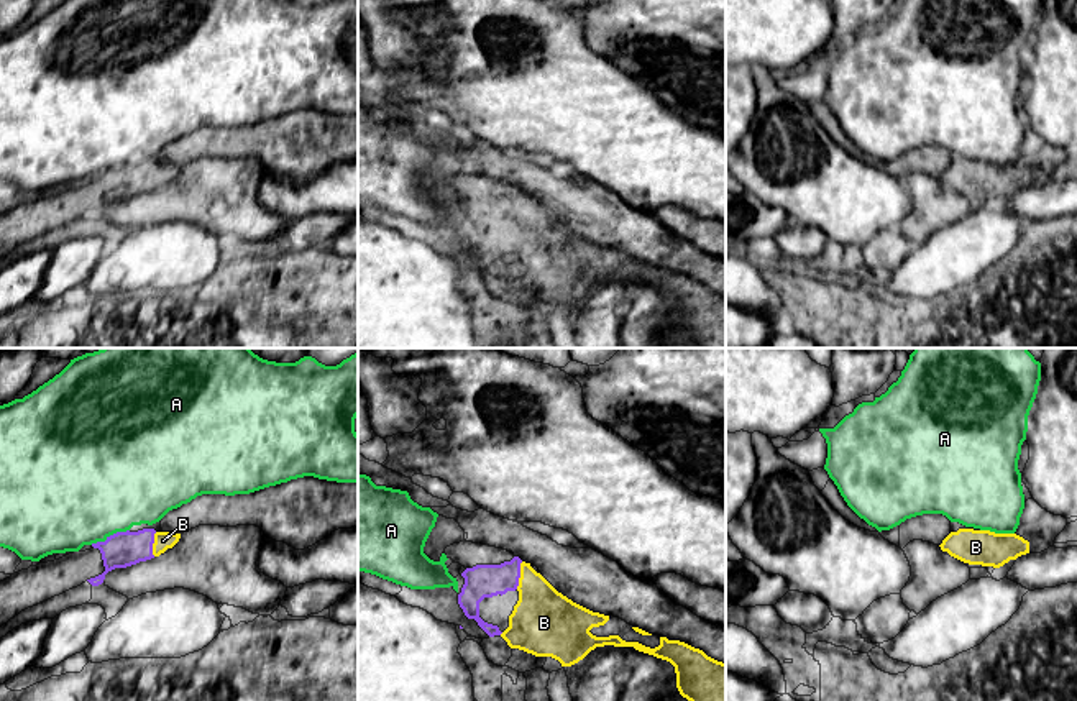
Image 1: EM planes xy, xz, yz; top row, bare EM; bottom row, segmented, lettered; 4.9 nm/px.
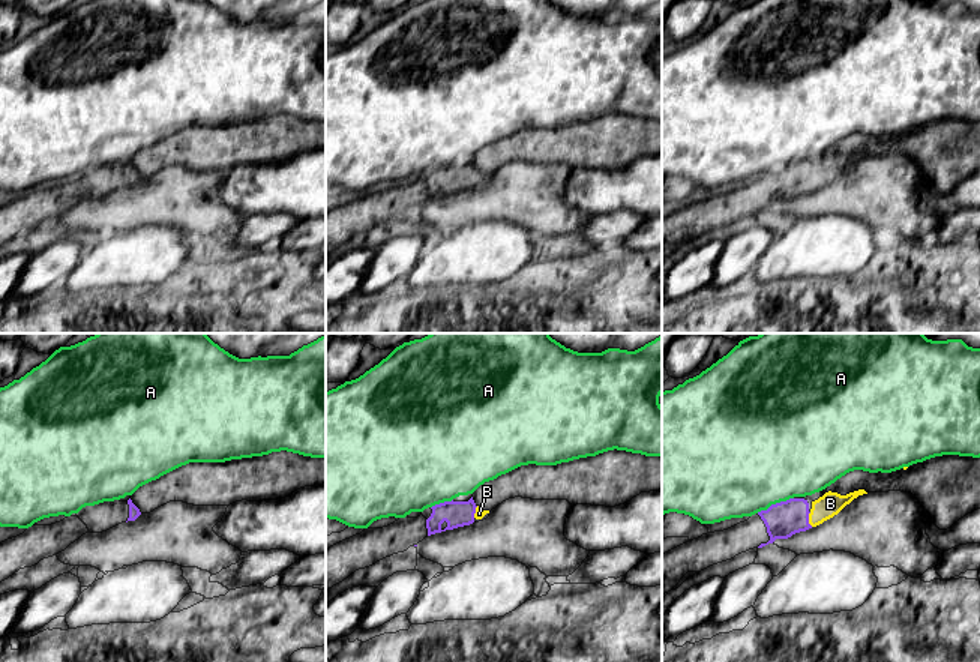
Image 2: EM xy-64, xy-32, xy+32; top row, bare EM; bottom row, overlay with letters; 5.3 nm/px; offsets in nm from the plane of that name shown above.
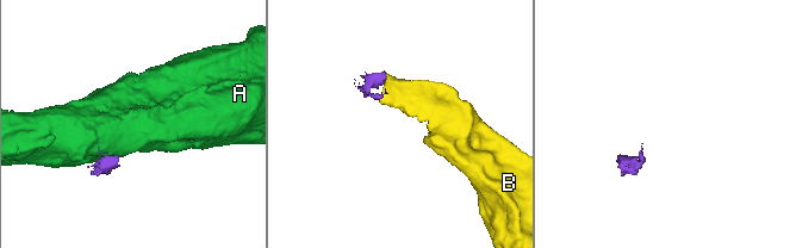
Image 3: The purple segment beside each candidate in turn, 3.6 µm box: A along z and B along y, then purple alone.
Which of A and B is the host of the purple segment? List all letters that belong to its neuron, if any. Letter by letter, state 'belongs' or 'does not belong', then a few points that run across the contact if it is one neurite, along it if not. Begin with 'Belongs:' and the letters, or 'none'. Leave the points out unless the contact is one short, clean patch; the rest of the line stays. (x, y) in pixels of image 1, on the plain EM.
Belongs: B
A: does not belong; line xy (128, 161), (117, 163), (104, 173), (91, 176)
B: belongs; line xz (481, 214), (519, 207), (534, 222), (544, 251)

